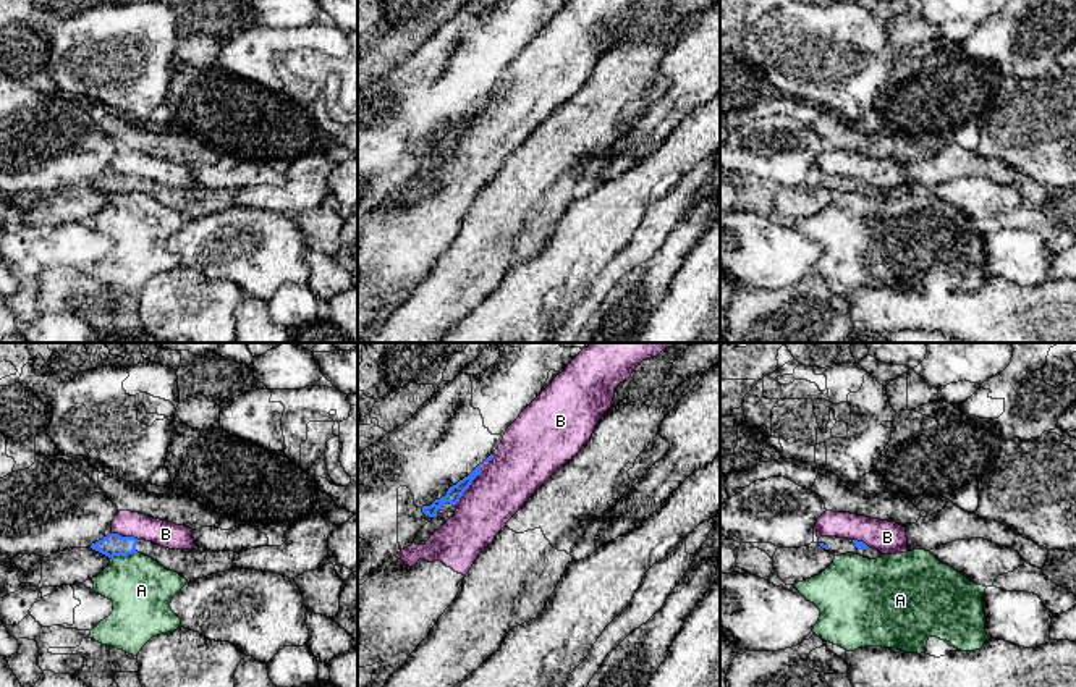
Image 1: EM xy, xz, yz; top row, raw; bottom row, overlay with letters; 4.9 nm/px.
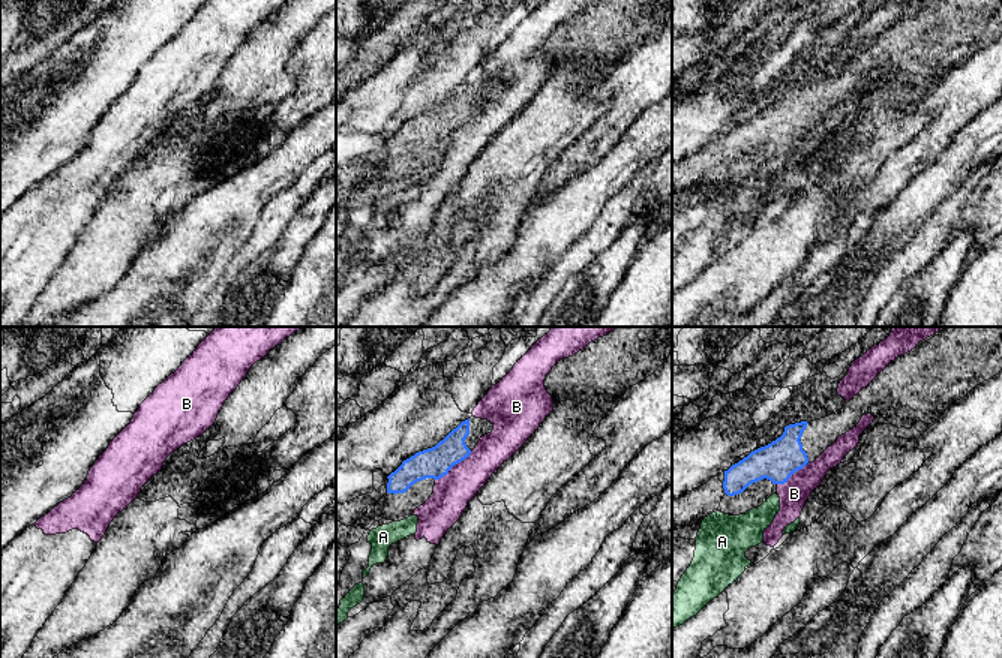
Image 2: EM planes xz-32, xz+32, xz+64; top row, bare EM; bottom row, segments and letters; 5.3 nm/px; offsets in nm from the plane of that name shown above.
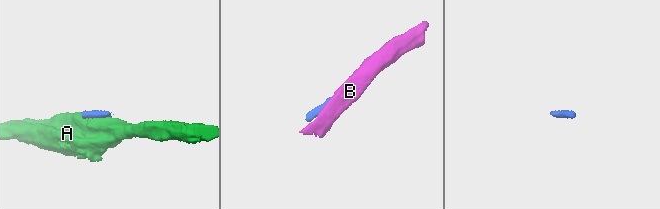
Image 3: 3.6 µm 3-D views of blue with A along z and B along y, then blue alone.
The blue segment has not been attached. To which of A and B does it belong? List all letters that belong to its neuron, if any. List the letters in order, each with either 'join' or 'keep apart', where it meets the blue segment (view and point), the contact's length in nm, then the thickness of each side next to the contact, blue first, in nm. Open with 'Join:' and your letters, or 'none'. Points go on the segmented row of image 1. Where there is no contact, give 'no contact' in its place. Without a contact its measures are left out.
Join: none
A: keep apart; meets blue in xy at (123, 555); contact 130 nm long; 110 nm thick on the blue side, 300 nm on the other
B: keep apart; meets blue in xz at (474, 477); contact 320 nm long; 70 nm thick on the blue side, 300 nm on the other

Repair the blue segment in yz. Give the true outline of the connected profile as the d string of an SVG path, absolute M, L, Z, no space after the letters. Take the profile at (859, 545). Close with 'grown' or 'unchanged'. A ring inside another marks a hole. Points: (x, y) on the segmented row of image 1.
M820 537L817 542L822 548L828 550L835 556L854 553L869 559L877 559L882 553L875 548L869 548L866 543L837 537Z; grown

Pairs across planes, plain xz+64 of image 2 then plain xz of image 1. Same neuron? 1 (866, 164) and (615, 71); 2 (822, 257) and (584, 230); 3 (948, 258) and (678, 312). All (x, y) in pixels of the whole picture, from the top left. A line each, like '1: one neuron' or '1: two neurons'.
1: one neuron
2: two neurons
3: two neurons

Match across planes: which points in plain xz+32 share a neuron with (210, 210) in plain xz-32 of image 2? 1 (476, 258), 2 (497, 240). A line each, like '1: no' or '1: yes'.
1: no
2: no

